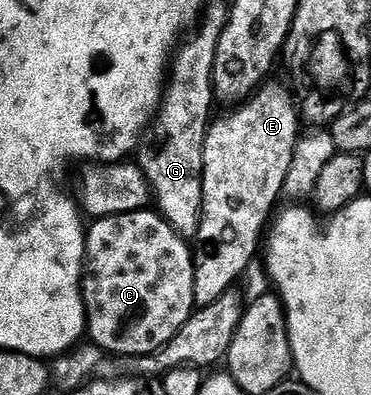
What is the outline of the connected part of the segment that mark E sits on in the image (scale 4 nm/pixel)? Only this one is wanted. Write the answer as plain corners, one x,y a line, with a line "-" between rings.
264,85
245,105
220,122
219,119
212,121
207,129
203,157
203,220
199,229
200,246
199,250
197,246
195,268
195,304
199,308
221,300
221,296
225,296
225,292
232,289
235,281
250,268
255,253
258,250
260,253
265,231
276,213
275,205
283,198
289,168
293,168
293,156
301,137
301,110
294,93
291,95
283,86
271,85

